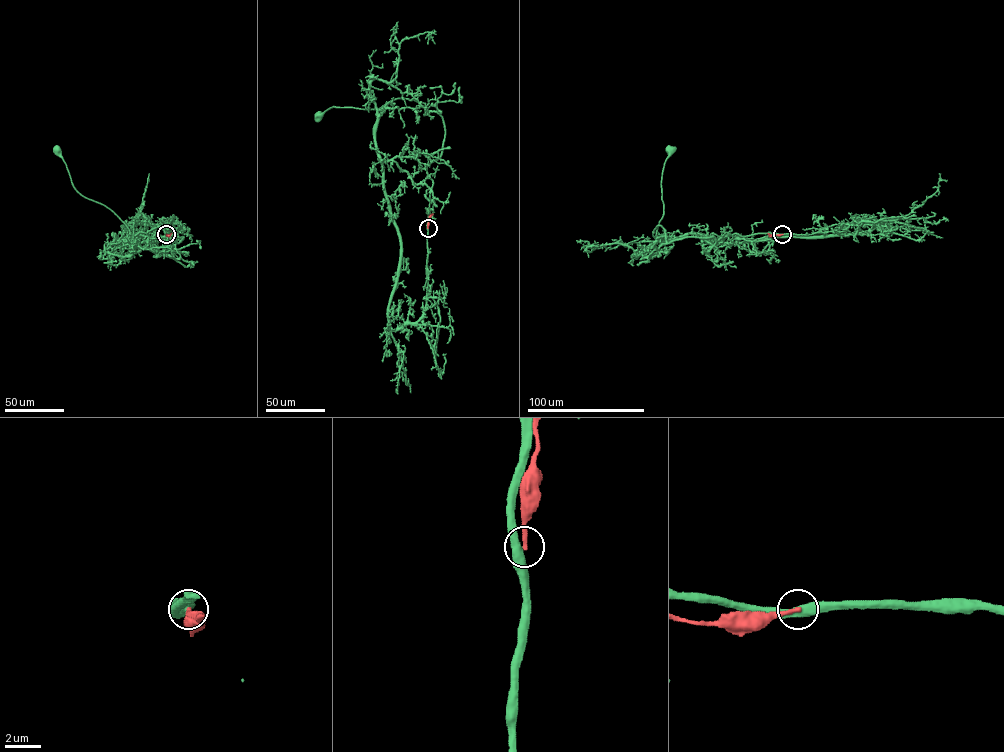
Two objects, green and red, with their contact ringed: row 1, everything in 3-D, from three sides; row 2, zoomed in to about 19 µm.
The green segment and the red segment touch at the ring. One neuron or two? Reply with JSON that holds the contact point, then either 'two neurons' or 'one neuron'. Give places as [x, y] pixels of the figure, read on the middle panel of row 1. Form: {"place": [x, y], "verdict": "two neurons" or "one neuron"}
{"place": [428, 228], "verdict": "two neurons"}

